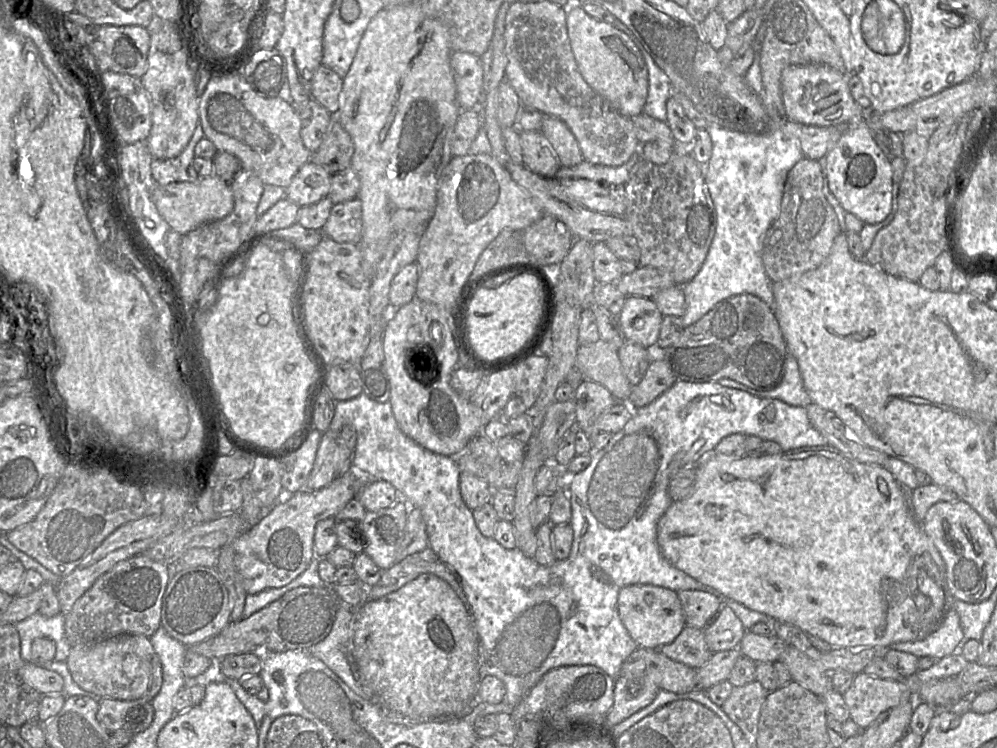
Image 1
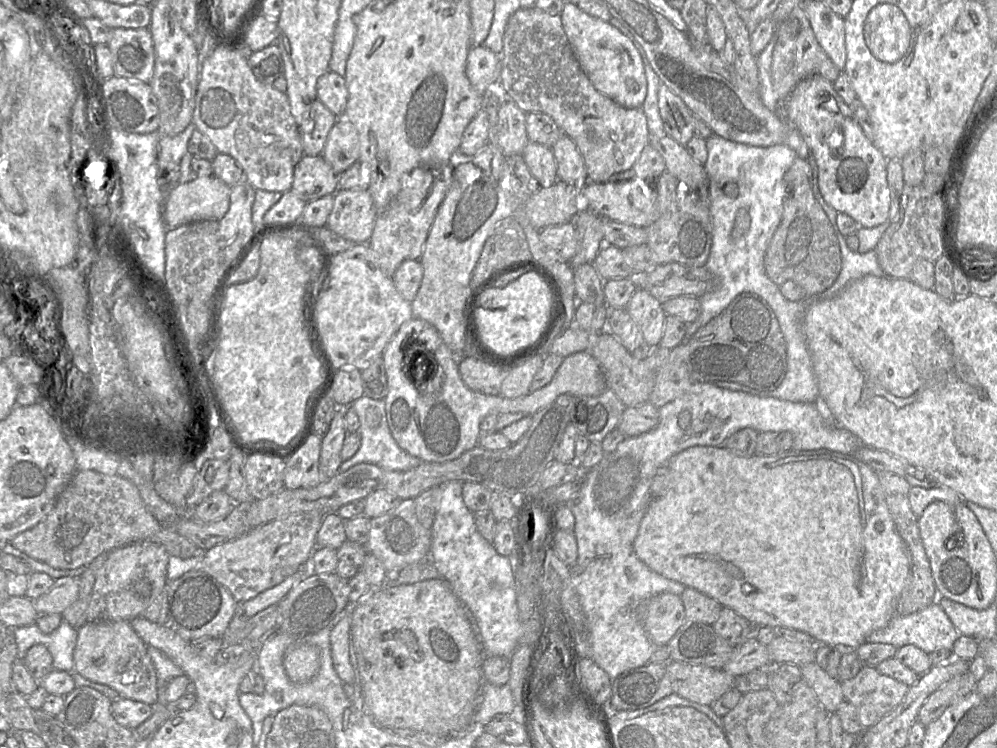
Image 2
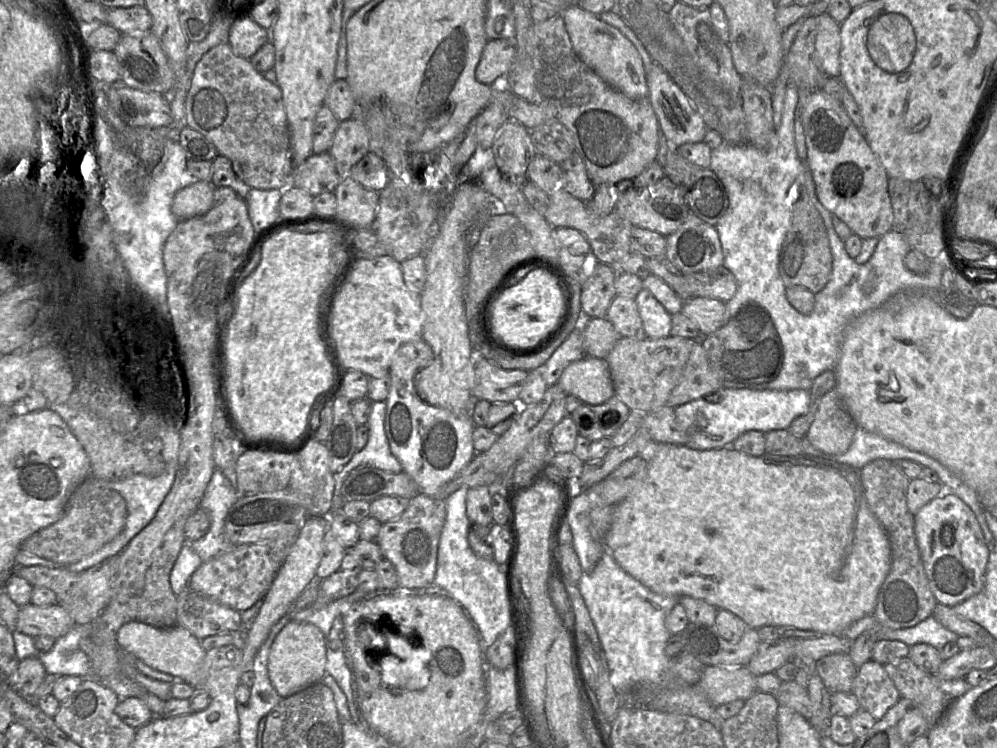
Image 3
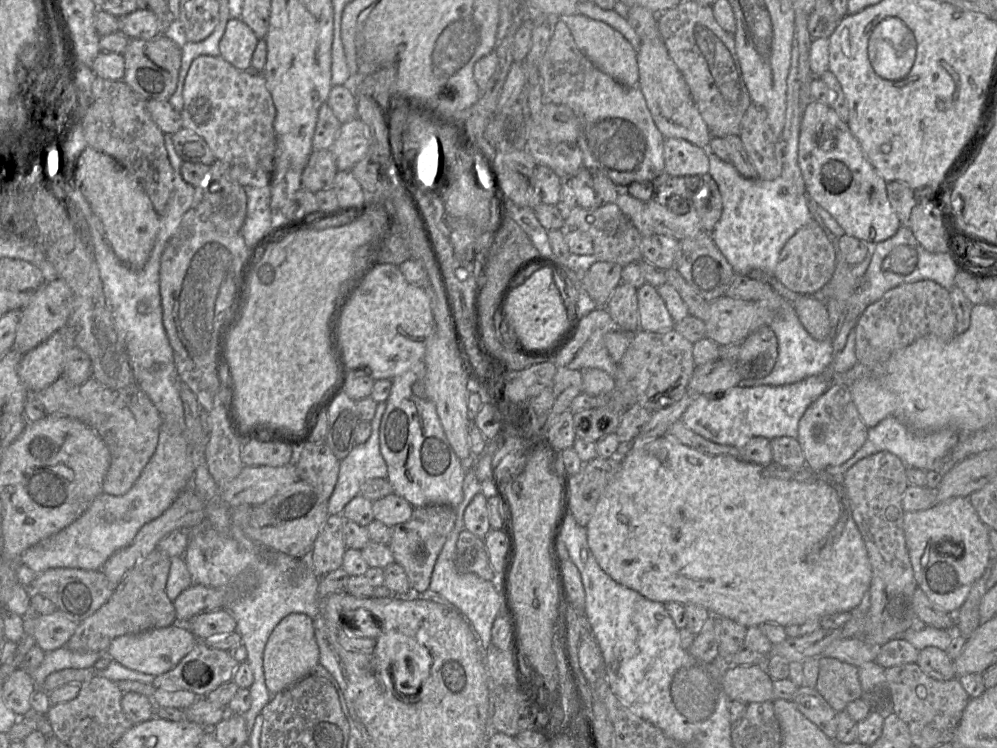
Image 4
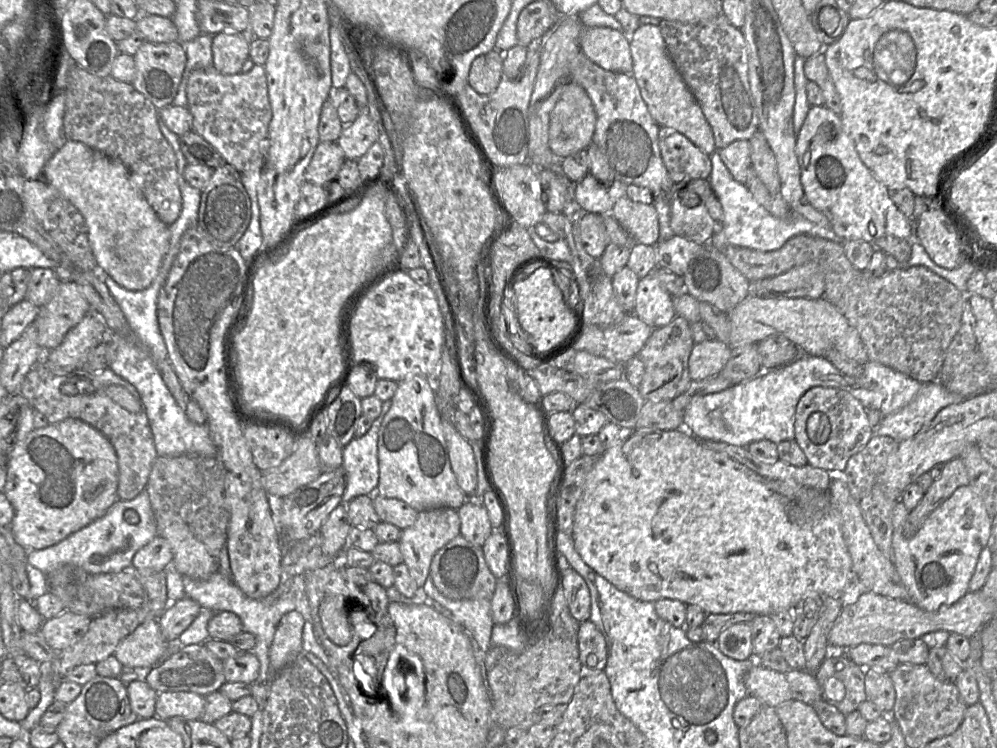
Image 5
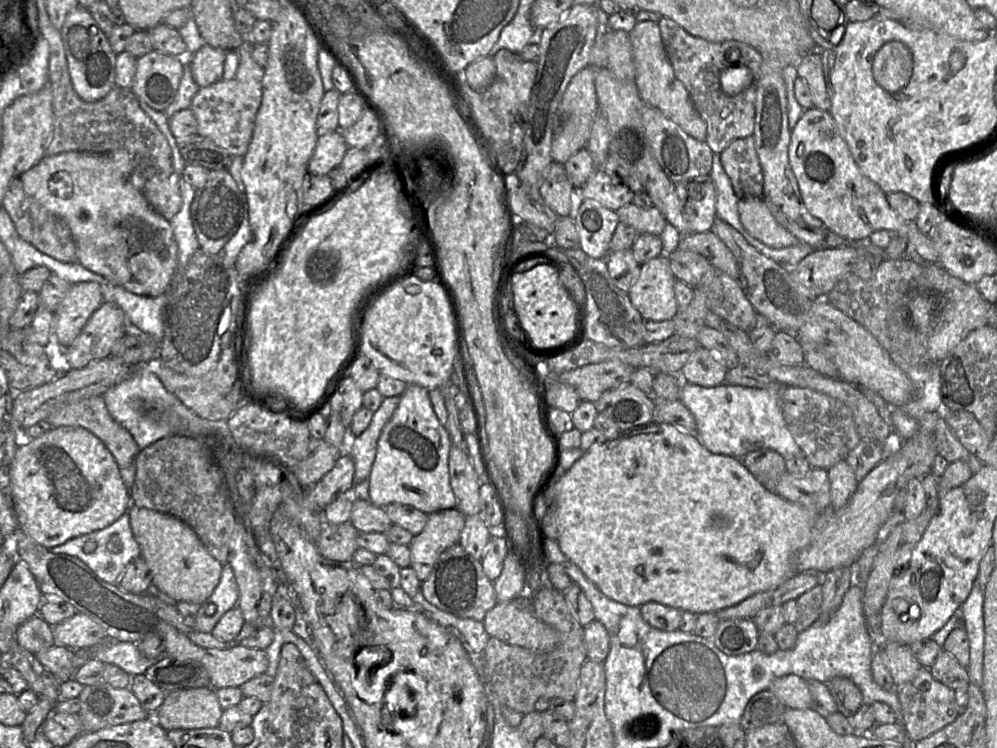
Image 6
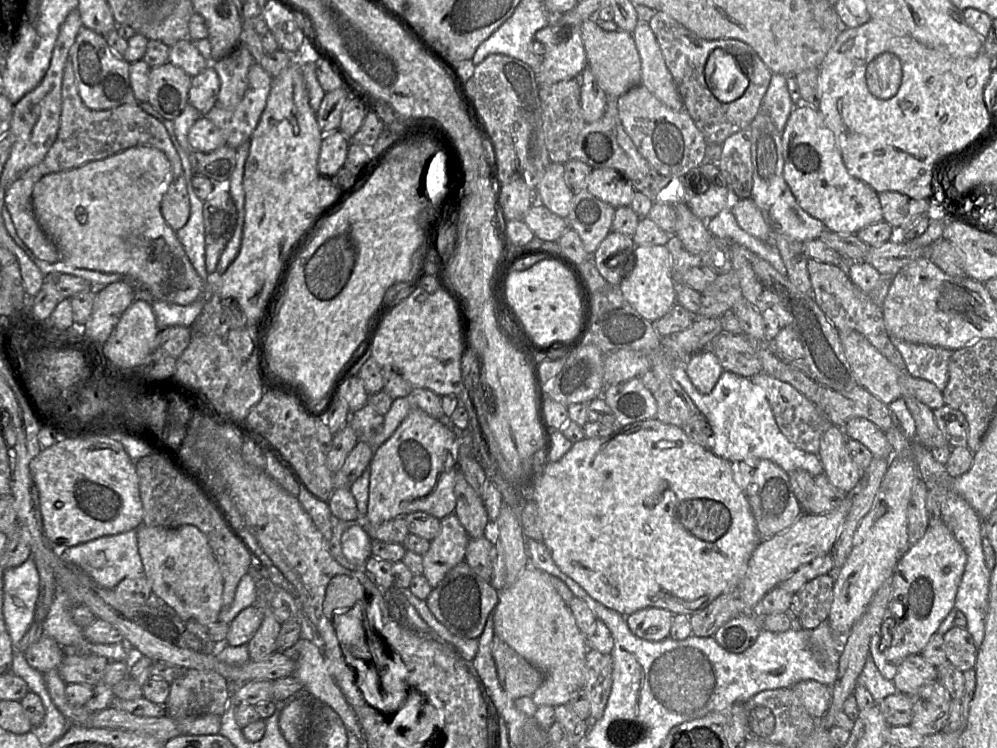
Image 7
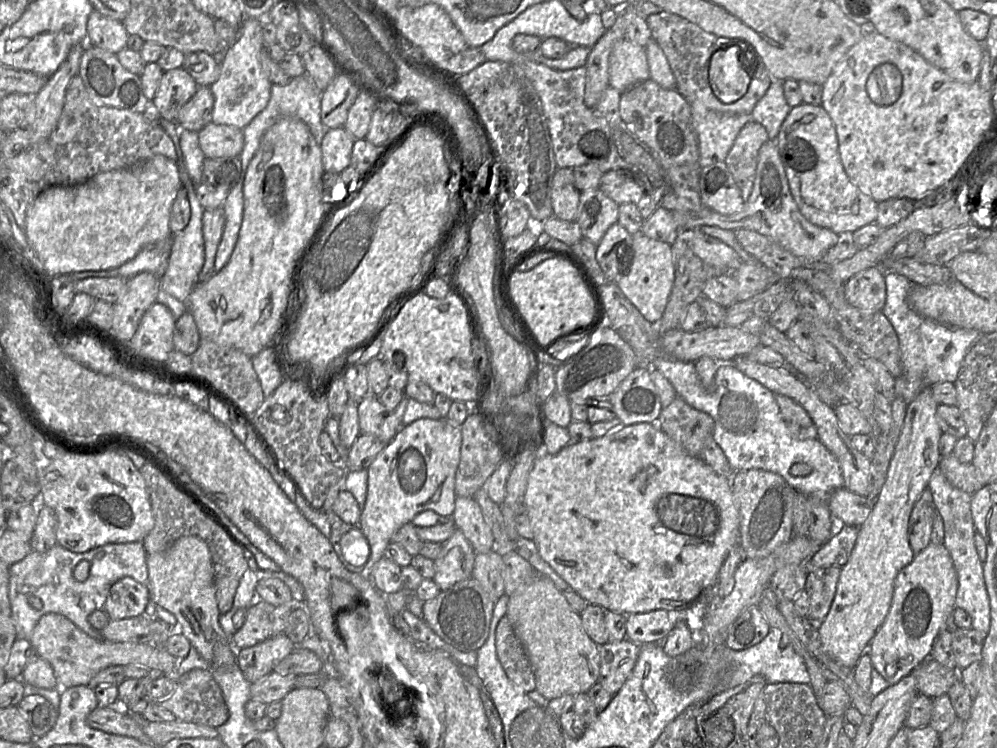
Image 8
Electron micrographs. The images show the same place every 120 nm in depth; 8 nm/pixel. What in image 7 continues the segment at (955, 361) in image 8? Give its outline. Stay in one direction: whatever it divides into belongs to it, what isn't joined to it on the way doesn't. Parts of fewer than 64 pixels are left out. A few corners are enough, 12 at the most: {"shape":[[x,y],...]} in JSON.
{"shape":[[891,337],[906,371],[944,391],[953,351]]}

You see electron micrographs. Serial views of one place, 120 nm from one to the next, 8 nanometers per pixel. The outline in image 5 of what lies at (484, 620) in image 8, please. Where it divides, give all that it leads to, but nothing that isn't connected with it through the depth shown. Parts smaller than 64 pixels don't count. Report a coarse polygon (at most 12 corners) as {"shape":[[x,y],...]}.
{"shape":[[460,534],[430,577],[452,600],[491,601],[498,582],[482,547]]}

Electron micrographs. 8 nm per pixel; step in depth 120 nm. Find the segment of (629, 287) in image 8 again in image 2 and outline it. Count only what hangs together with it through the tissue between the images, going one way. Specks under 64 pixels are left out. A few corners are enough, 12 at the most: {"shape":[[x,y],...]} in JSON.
{"shape":[[637,289],[626,309],[646,343],[660,346],[667,314],[663,303]]}

